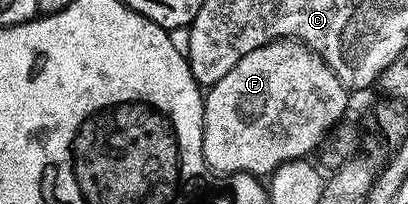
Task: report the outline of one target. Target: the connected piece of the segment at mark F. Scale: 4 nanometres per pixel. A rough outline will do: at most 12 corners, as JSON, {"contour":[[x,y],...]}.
{"contour":[[296,40],[245,54],[204,95],[213,172],[312,155],[350,91]]}

